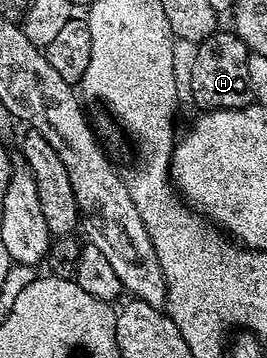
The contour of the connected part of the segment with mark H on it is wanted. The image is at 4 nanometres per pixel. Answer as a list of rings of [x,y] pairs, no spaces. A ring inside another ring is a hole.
[[[218,30],[206,40],[196,45],[193,65],[189,68],[189,92],[198,104],[198,109],[244,108],[251,100],[247,62],[250,58],[249,47],[236,32]]]

